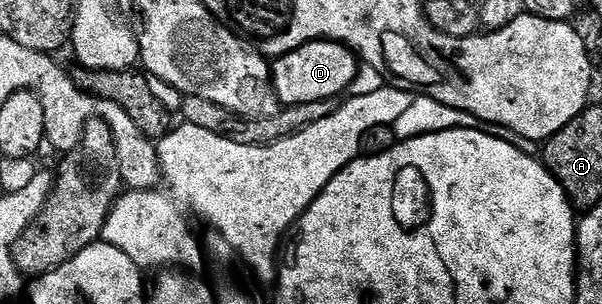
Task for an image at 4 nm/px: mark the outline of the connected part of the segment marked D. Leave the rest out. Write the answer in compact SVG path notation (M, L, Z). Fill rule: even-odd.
M308 42L295 52L287 52L276 59L271 66L271 74L275 79L275 89L282 107L311 104L312 102L328 102L342 97L341 93L357 78L359 59L348 46L341 42Z

